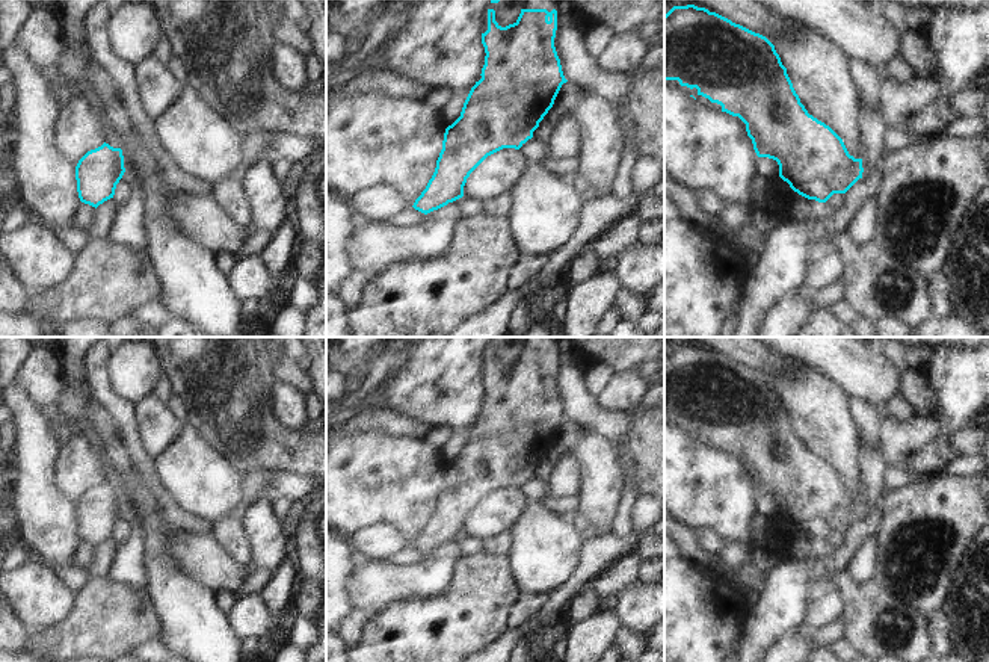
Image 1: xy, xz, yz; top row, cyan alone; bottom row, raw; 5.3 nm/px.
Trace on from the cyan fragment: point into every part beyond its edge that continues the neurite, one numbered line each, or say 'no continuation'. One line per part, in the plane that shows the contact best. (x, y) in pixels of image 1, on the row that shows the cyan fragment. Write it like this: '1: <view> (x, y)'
no continuation

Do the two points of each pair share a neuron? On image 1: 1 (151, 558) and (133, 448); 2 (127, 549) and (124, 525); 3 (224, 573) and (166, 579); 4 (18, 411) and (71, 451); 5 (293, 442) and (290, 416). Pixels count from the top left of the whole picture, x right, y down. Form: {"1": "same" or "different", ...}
{"1": "different", "2": "different", "3": "different", "4": "different", "5": "different"}

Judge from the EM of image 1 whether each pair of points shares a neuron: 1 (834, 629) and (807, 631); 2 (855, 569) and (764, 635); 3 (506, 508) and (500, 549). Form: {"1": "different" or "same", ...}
{"1": "same", "2": "different", "3": "different"}

